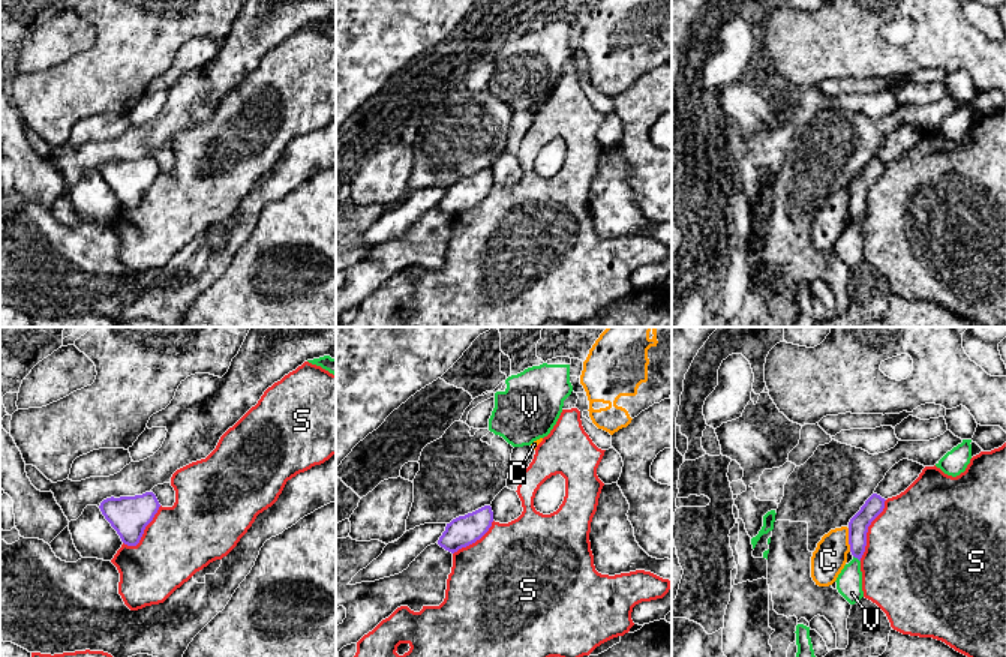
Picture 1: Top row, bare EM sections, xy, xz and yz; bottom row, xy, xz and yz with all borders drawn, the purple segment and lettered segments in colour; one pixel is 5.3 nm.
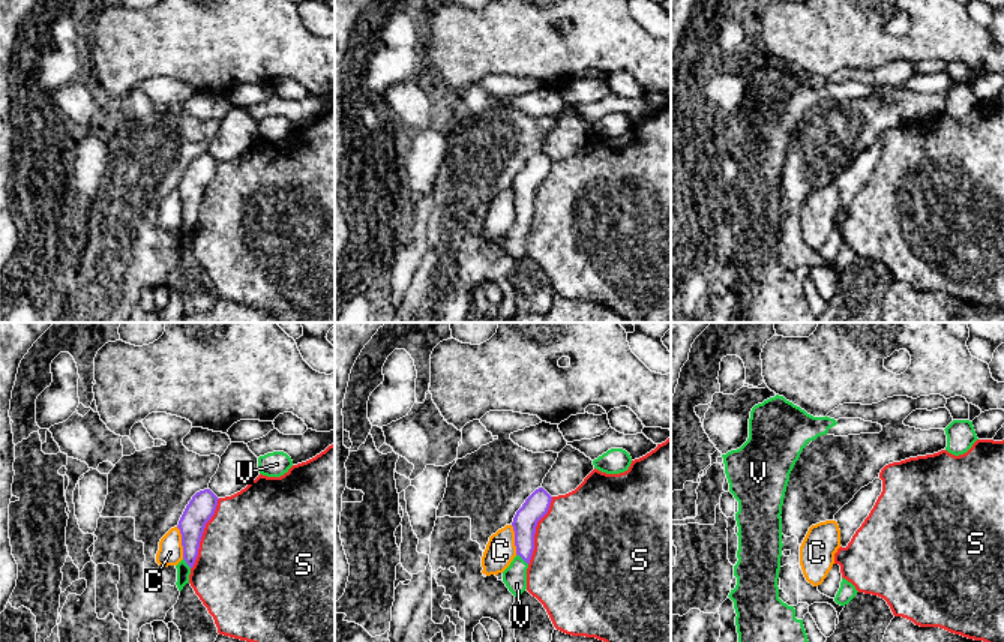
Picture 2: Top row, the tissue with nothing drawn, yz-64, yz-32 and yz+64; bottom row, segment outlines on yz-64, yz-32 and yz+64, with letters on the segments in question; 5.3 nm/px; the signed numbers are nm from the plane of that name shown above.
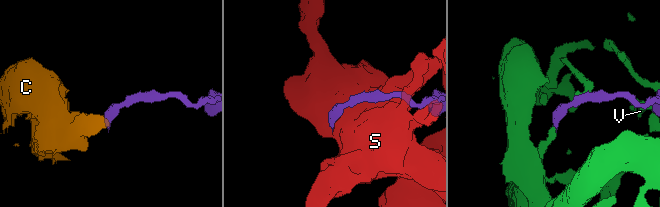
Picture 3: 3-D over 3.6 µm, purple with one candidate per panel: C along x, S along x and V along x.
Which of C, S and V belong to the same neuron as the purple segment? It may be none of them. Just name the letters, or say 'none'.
V

